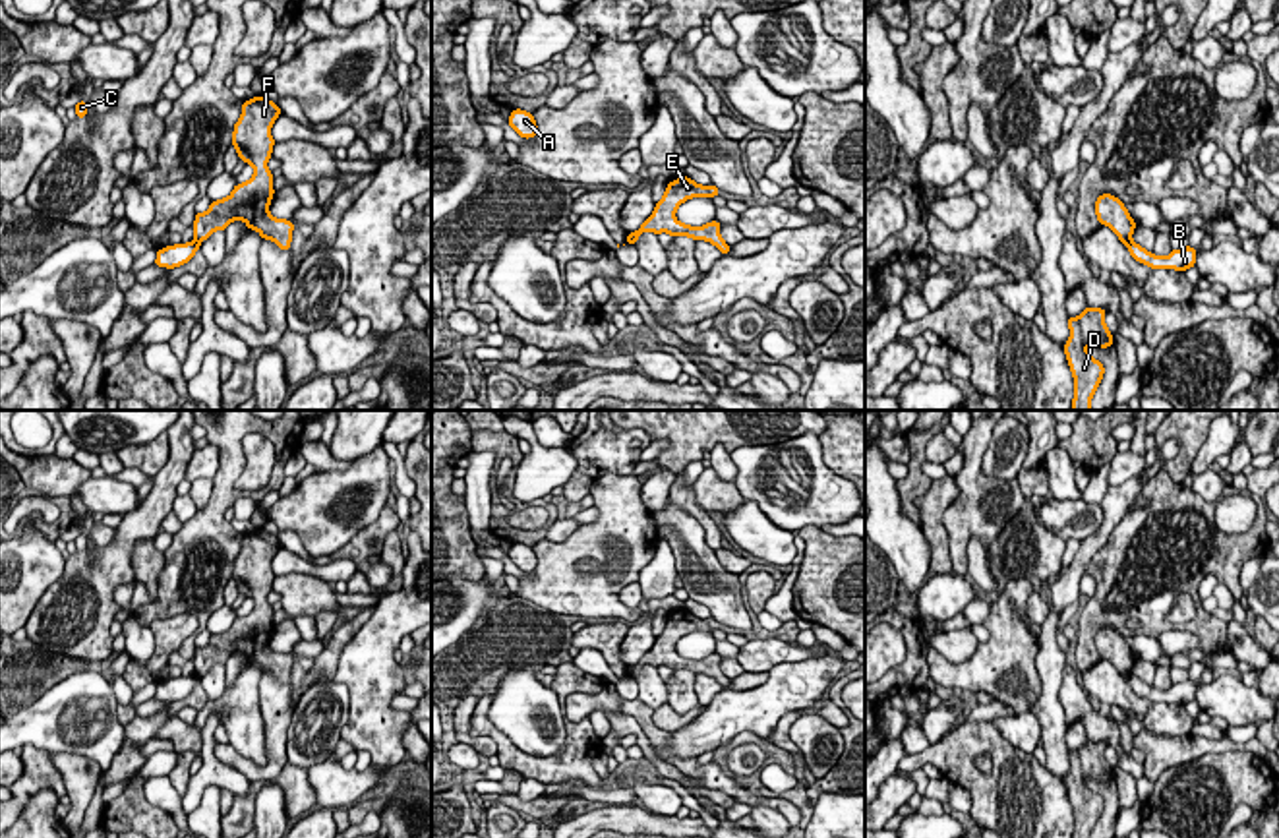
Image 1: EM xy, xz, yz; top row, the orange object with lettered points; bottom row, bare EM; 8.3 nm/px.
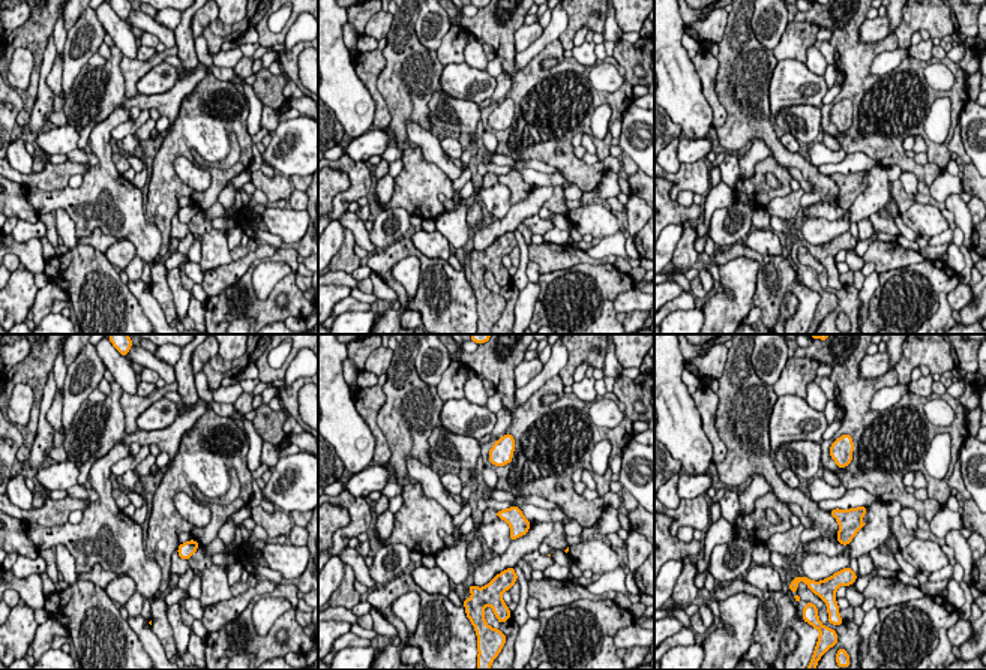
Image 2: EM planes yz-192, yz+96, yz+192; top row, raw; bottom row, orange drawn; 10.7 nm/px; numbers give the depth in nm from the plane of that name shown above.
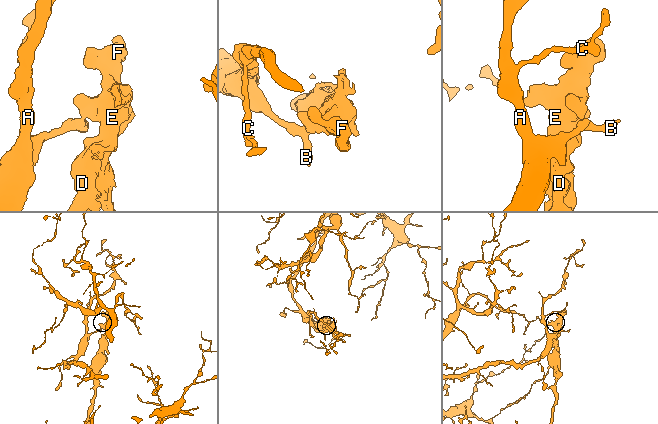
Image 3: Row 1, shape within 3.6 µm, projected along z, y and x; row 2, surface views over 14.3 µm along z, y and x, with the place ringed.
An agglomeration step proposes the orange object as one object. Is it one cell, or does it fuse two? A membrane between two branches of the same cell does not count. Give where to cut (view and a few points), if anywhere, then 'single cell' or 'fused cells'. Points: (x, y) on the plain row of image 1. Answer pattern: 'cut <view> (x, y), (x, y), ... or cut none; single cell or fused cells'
cut yz (1130, 672), (1125, 676); fused cells

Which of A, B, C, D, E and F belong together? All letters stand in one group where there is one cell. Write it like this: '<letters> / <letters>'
A B C / D E F

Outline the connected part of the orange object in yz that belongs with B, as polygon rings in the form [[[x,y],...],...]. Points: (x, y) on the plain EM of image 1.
[[[1132,673],[1126,675],[1126,681],[1136,695],[1140,695],[1151,703],[1186,704],[1196,699],[1196,689],[1198,689],[1192,679],[1186,679],[1182,683],[1173,683],[1167,691],[1149,687],[1147,683],[1144,683],[1140,677],[1136,677]]]

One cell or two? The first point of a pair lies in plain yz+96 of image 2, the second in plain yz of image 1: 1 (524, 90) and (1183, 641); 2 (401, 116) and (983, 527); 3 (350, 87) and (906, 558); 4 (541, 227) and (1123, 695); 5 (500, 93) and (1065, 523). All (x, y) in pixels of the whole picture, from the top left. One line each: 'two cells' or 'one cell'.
1: two cells
2: one cell
3: one cell
4: one cell
5: two cells

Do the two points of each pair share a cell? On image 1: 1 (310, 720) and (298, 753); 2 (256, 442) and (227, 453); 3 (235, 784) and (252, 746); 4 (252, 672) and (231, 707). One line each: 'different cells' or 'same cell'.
1: same cell
2: different cells
3: different cells
4: same cell

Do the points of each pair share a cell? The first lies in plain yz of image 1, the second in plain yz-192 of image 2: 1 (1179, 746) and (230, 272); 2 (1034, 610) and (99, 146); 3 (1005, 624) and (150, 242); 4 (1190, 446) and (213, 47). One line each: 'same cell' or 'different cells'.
1: same cell
2: different cells
3: same cell
4: same cell

